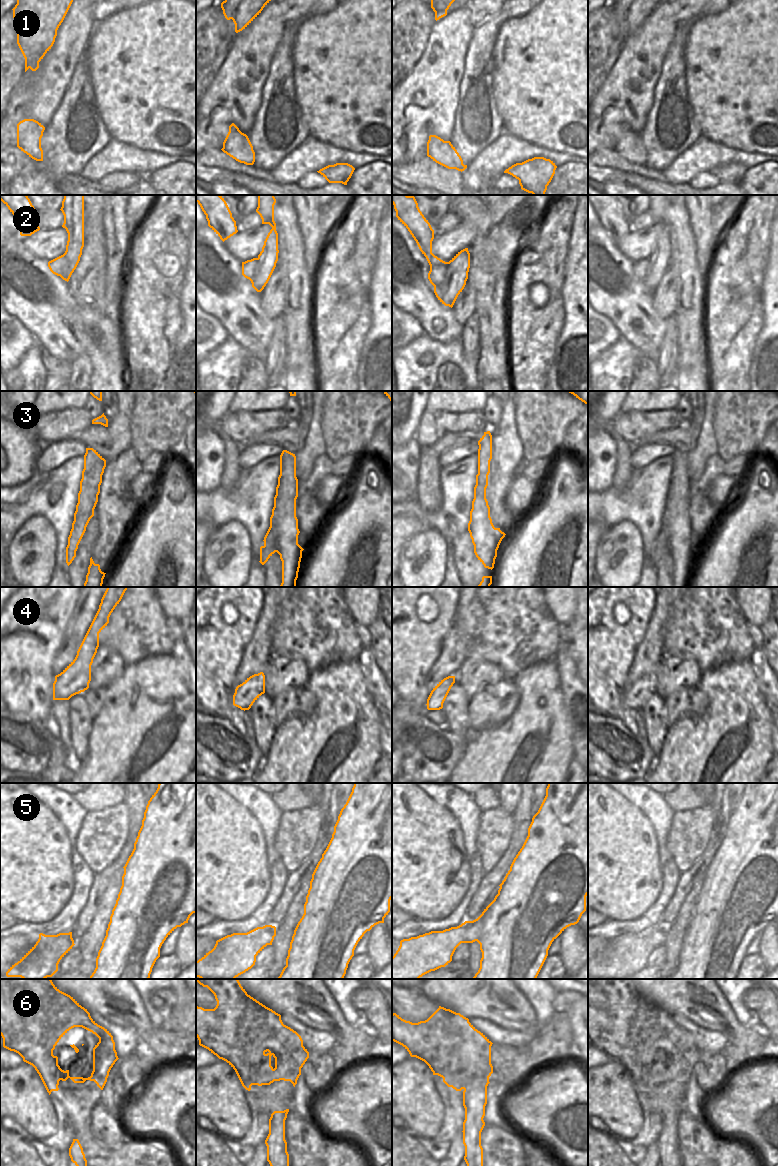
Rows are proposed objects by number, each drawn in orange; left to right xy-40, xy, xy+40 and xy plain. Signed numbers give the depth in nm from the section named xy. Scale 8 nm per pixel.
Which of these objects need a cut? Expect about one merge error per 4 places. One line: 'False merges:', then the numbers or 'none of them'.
False merges: 2, 3, 5, 6

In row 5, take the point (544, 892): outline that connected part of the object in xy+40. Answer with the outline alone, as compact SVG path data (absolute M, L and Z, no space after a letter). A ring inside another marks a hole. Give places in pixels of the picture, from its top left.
M548 783L546 796L528 828L528 836L499 886L498 894L482 914L477 919L468 921L468 943L477 941L482 952L480 968L473 979L536 979L548 956L552 942L567 927L577 924L586 911L586 896L588 895L588 783Z

